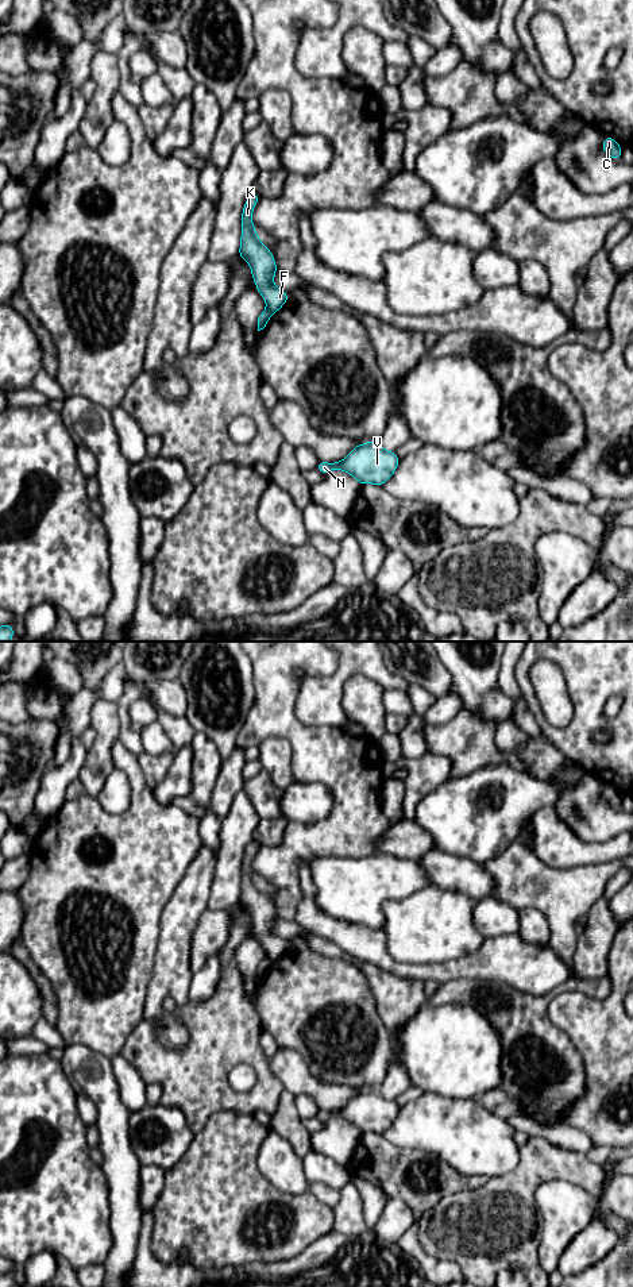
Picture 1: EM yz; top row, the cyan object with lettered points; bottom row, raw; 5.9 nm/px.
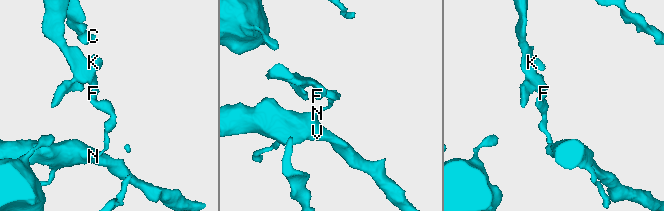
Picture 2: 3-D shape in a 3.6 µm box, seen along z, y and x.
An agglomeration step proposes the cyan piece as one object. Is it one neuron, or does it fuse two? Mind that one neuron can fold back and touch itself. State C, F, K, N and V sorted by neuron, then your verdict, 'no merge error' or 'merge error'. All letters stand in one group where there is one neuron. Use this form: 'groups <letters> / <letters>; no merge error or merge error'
groups C F K / N V; merge error

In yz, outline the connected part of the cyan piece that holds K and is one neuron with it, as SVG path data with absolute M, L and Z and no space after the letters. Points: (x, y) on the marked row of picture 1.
M254 192L246 199L238 254L250 265L252 281L263 297L267 311L277 313L290 297L274 285L274 274L278 271L275 259L269 247L259 240L252 223L252 212L259 199L260 196Z

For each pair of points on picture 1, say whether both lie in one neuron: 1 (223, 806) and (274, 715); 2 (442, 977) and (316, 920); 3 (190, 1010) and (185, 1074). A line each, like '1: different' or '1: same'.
1: different
2: same
3: same

